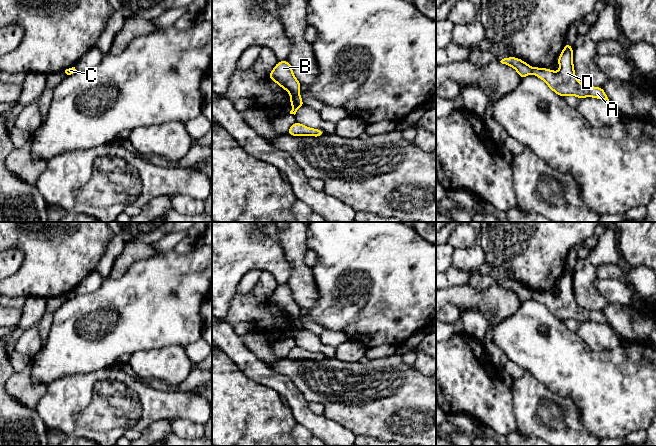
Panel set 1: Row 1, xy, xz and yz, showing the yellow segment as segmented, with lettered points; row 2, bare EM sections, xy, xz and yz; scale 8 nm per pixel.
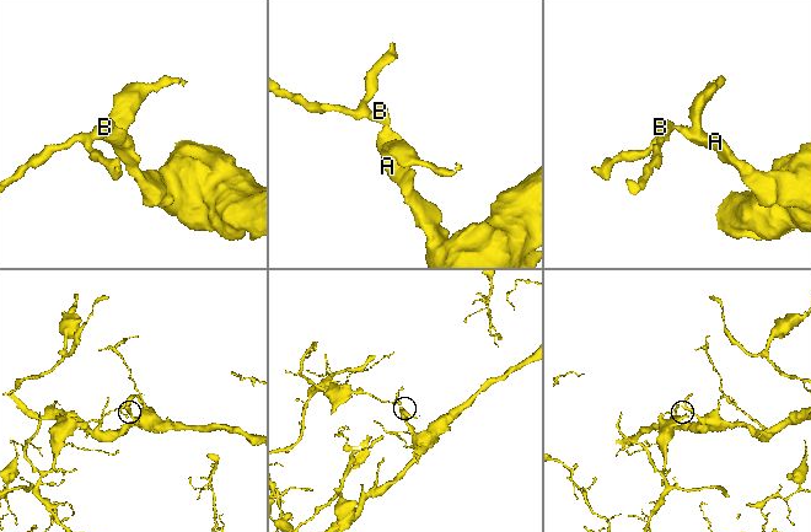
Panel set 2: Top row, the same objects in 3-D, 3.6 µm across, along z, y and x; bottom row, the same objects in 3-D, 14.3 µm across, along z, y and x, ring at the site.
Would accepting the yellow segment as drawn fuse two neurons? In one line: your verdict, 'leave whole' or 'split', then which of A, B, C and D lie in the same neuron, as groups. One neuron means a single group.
split | A C D / B

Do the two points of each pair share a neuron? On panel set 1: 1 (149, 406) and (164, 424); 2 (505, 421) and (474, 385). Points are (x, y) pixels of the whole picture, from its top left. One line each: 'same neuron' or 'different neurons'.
1: different neurons
2: same neuron

